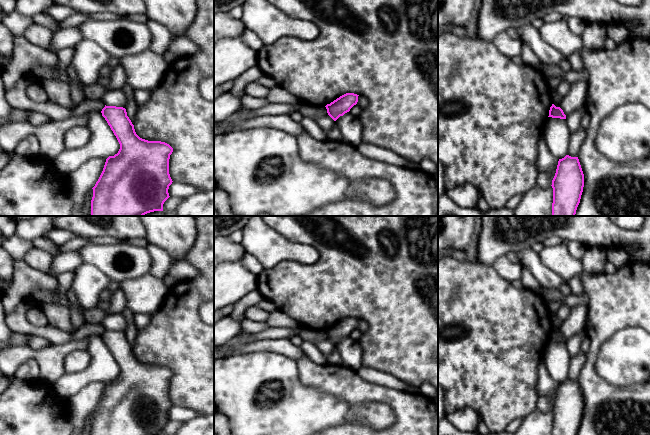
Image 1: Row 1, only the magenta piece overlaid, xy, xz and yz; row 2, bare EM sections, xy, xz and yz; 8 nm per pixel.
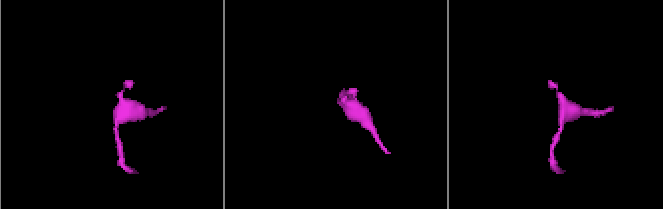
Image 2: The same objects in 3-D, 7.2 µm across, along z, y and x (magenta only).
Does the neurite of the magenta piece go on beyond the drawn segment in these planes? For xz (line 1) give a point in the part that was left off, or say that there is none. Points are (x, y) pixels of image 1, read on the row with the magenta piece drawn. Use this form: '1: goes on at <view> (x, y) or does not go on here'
1: does not go on here

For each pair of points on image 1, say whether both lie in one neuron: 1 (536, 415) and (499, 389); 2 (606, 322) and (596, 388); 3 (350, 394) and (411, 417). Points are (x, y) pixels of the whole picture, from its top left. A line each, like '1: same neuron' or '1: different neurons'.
1: different neurons
2: same neuron
3: same neuron

